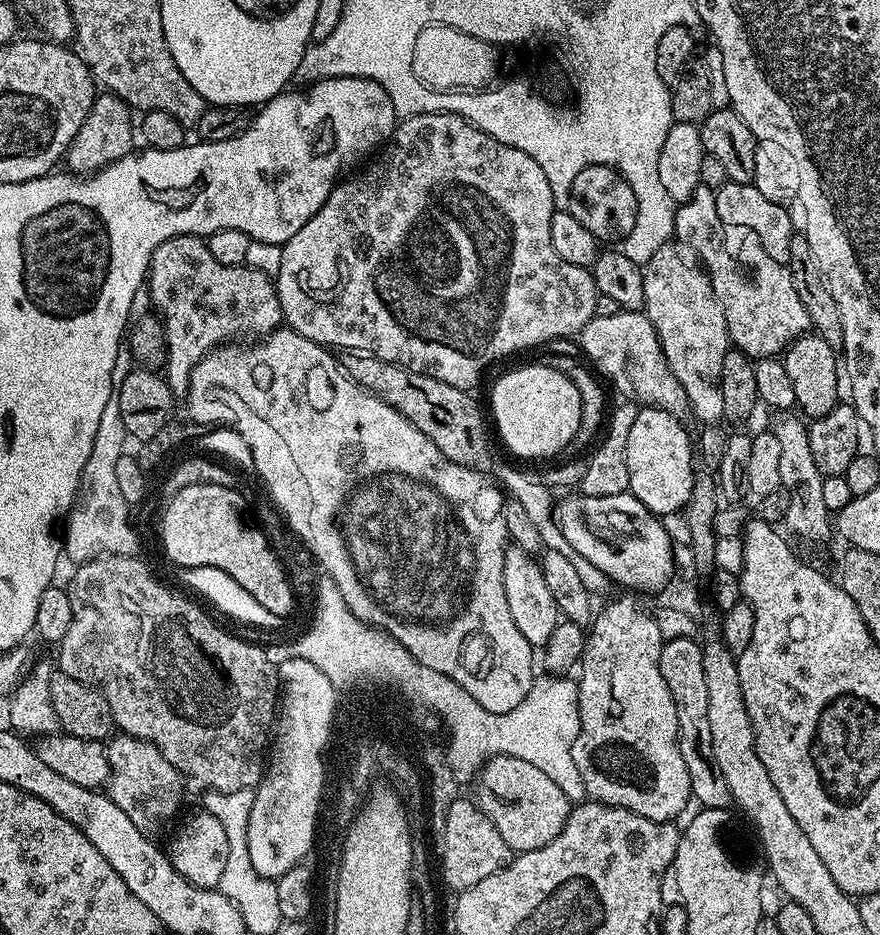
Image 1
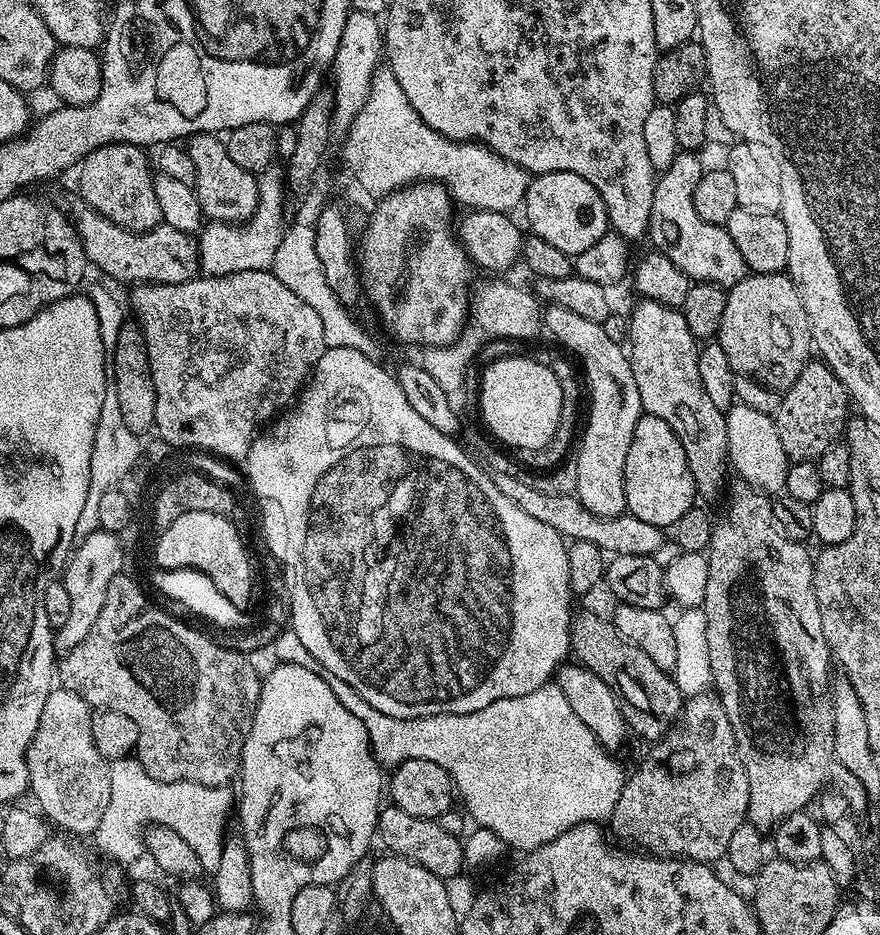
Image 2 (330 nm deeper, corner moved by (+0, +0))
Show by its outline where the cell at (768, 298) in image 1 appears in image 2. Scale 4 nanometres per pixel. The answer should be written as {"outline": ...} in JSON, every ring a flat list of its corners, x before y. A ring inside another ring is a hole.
{"outline":[[681,150,670,162,670,166,656,177,654,186,654,202,650,206,650,222,646,233,647,239,652,239,651,247,661,252,674,262,678,270,685,273,692,282,703,282,706,284,719,284,721,288,728,290,739,280,749,275,746,262,742,262,742,254,738,254,738,246,734,246,734,238,730,238,727,227,702,222,694,210,694,186,698,186,698,178,702,178,705,165,700,165,700,160,695,151]]}

